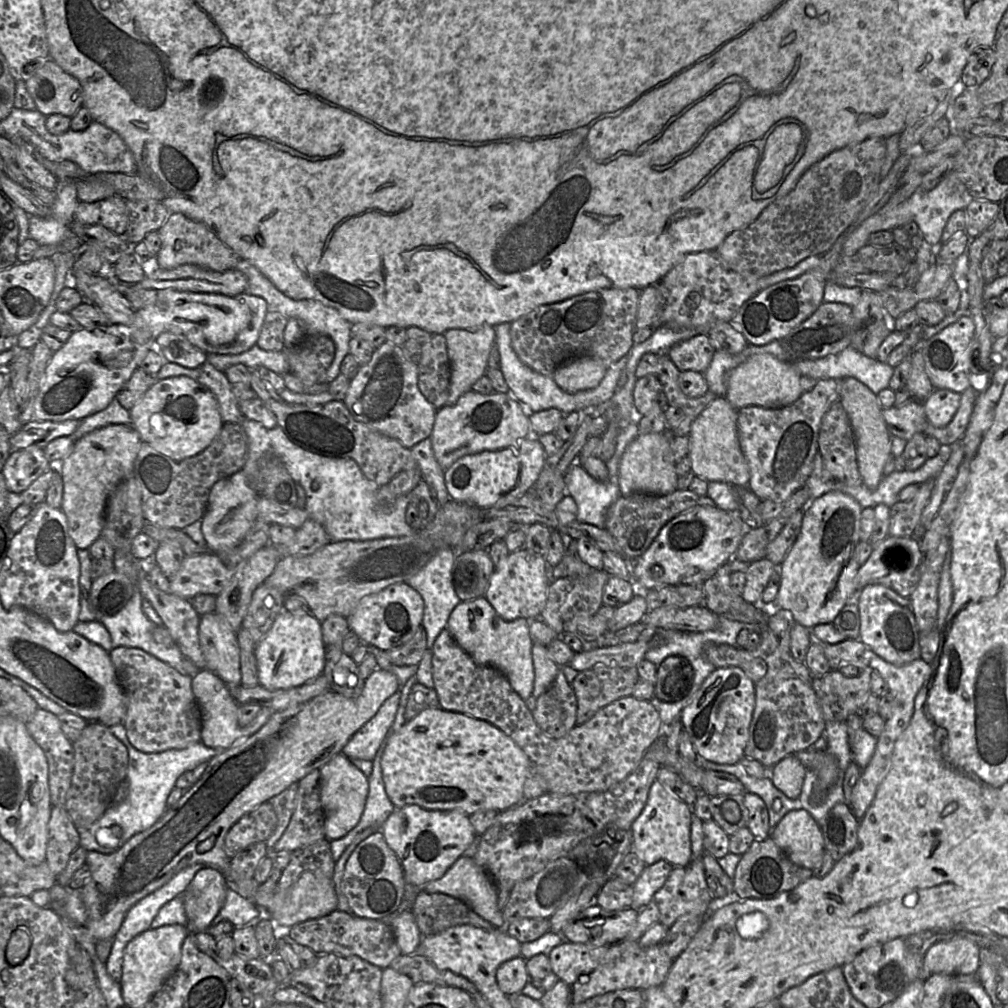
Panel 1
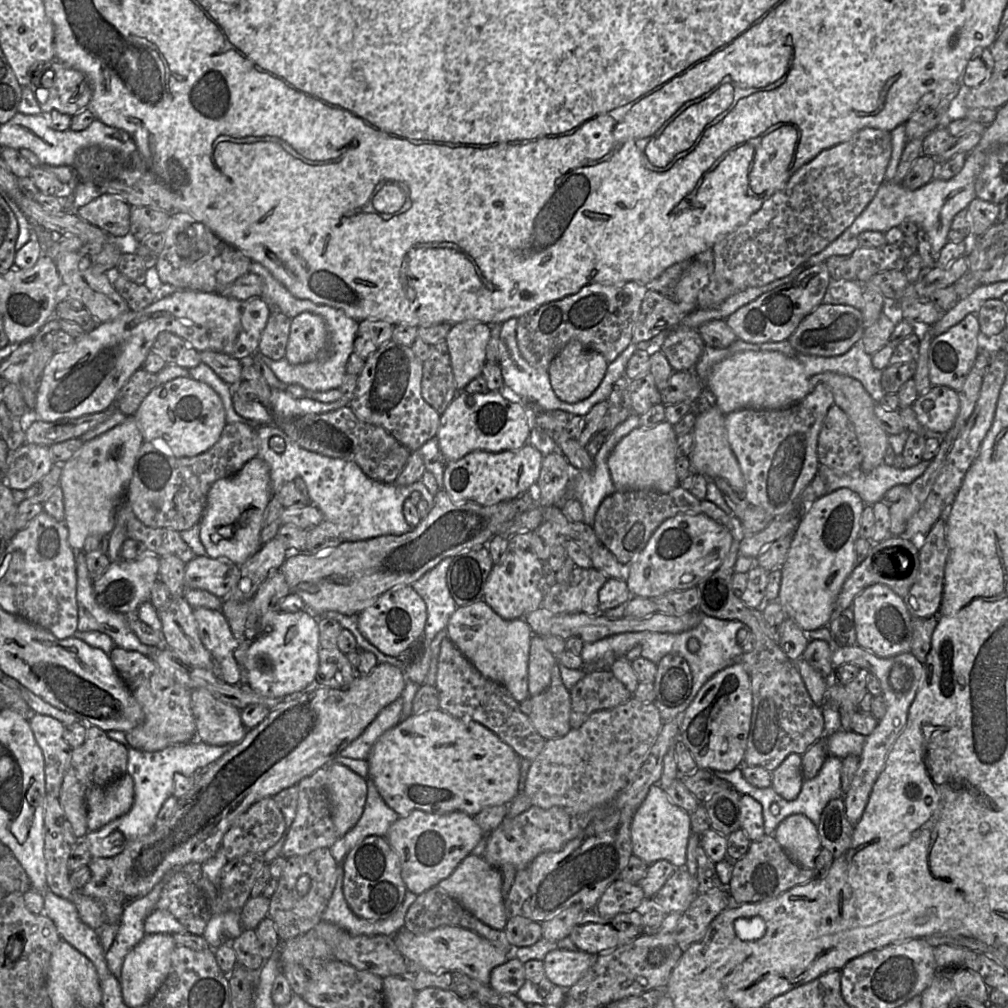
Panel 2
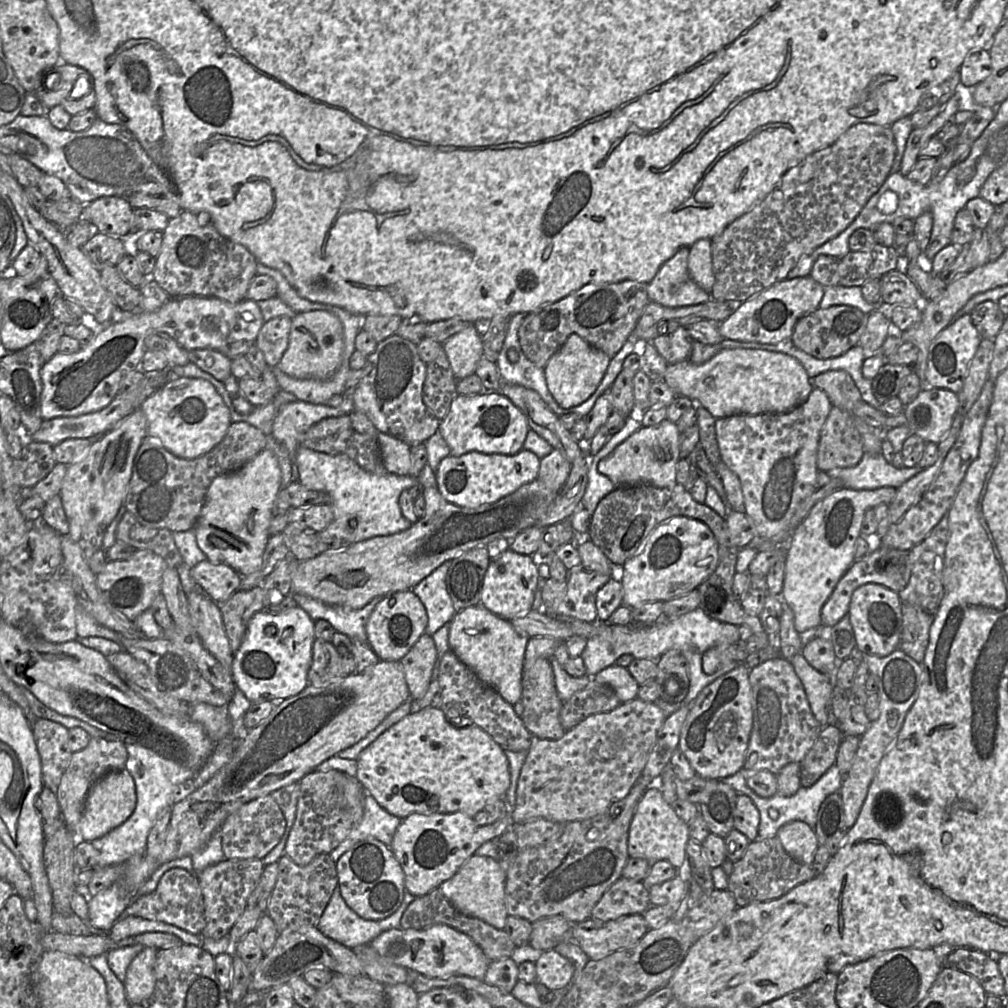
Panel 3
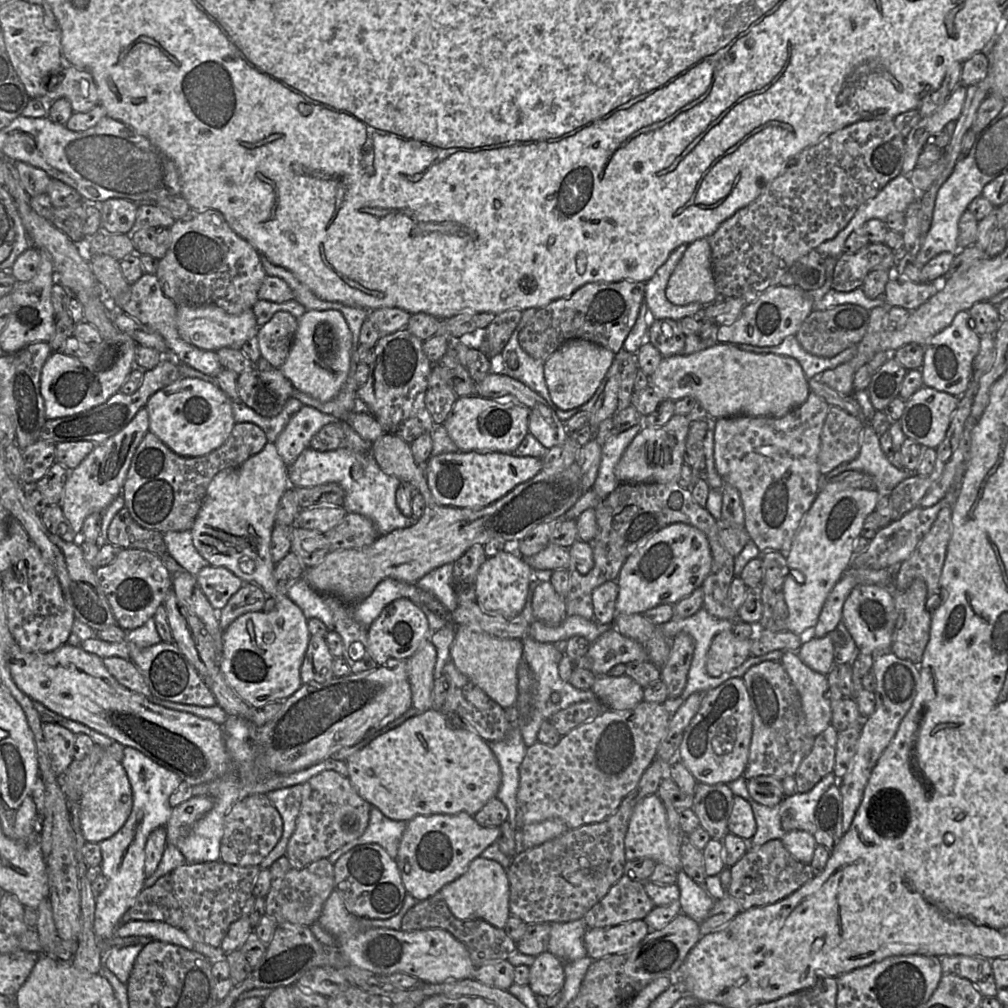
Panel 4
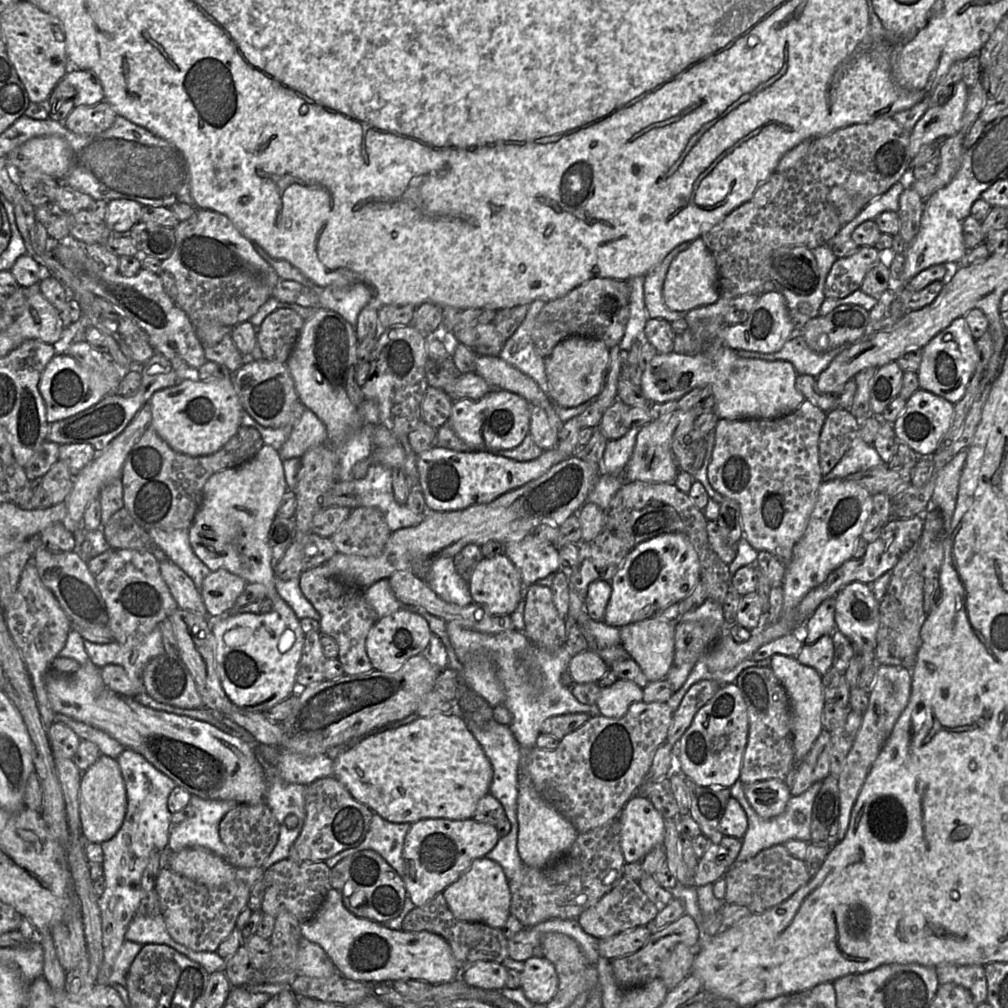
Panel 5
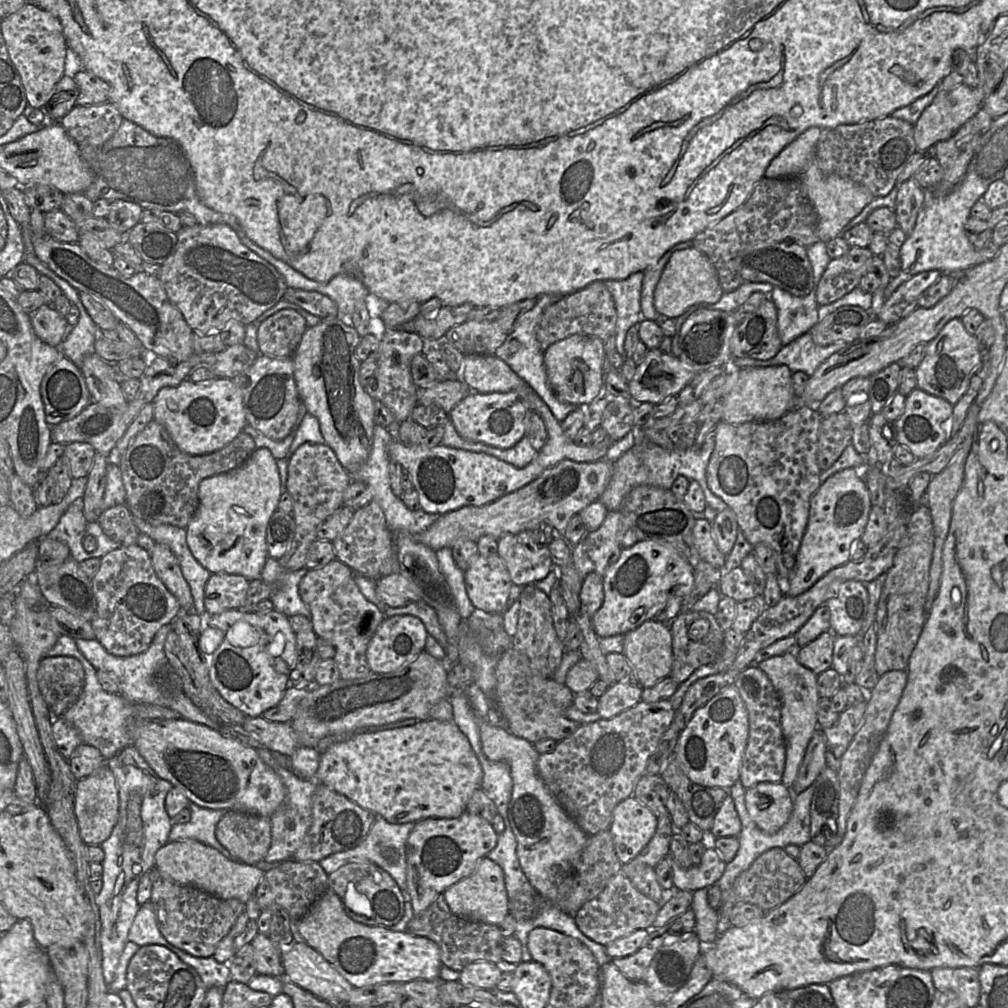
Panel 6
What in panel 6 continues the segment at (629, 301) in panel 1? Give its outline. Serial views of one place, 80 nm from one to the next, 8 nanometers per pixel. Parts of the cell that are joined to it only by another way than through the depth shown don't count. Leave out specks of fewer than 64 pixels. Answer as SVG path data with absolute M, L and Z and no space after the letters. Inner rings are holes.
M594 281L547 306L536 326L536 338L543 351L574 334L595 336L604 342L609 336L615 335L616 323L617 312L612 295L603 281Z

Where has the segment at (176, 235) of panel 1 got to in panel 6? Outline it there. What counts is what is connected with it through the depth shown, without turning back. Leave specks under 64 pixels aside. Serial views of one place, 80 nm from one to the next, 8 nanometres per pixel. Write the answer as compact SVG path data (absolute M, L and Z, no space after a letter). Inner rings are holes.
M185 226L176 235L175 252L161 265L159 279L194 332L219 333L234 321L248 325L283 298L288 286L282 274L246 247L230 226Z

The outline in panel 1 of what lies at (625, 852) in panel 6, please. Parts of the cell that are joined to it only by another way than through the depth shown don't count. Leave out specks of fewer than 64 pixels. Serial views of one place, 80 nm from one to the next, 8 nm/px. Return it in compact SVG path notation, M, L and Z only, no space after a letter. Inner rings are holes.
M657 779L650 787L646 804L631 826L632 851L637 853L646 865L659 860L669 862L673 867L687 866L691 862L691 816L692 806L671 794Z

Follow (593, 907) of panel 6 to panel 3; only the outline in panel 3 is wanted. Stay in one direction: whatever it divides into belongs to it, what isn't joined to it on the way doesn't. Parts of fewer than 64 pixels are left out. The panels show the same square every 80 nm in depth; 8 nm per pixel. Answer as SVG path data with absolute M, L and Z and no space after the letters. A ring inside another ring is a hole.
M620 877L594 906L591 918L606 922L628 915L642 915L650 906L650 895L643 882Z

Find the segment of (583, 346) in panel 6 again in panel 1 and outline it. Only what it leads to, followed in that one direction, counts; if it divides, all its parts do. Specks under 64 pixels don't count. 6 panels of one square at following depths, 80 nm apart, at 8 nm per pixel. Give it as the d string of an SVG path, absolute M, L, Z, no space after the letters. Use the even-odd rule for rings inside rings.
M580 355L560 364L553 373L553 379L563 391L575 393L596 387L606 371L607 367L600 359Z

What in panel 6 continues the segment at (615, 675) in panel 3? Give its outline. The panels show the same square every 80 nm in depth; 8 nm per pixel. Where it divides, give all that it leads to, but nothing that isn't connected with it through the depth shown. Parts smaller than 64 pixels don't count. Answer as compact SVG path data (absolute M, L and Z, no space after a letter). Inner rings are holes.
M615 682L599 698L598 710L602 719L610 719L641 701L643 688Z

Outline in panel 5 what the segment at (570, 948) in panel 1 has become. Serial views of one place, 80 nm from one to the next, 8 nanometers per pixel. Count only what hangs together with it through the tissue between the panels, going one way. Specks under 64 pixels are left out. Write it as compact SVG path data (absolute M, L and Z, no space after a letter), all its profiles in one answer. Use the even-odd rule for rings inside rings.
M535 956L524 962L520 988L534 1004L547 1004L557 993L558 975L554 965L543 956Z

